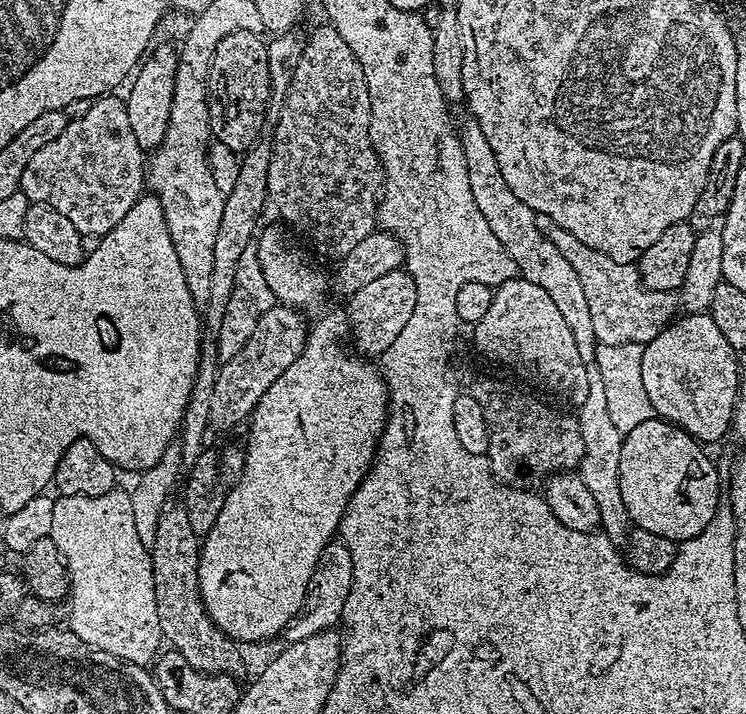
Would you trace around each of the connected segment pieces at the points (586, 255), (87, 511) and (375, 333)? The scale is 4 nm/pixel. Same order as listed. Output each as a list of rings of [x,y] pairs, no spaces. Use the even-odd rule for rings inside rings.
[[[537,215],[536,221],[538,230],[542,230],[545,238],[562,250],[562,258],[574,266],[578,282],[582,282],[582,291],[586,294],[586,306],[590,308],[590,319],[594,322],[594,334],[599,343],[610,346],[646,345],[672,323],[678,312],[676,292],[659,292],[642,286],[640,269],[636,264],[614,262],[606,254],[578,242],[574,234],[562,230],[548,216]]]
[[[113,490],[101,496],[60,496],[53,506],[50,539],[56,544],[68,570],[72,609],[68,612],[67,627],[71,633],[81,644],[104,653],[113,661],[151,665],[158,655],[159,644],[162,644],[156,617],[152,557],[142,546],[134,528],[129,493]]]
[[[407,270],[382,274],[382,278],[374,278],[374,282],[362,286],[362,290],[347,297],[346,324],[350,329],[350,340],[352,336],[356,343],[355,351],[364,358],[379,358],[386,346],[390,346],[390,342],[394,342],[394,338],[406,330],[406,322],[410,322],[410,314],[414,314],[417,302],[418,290]]]

